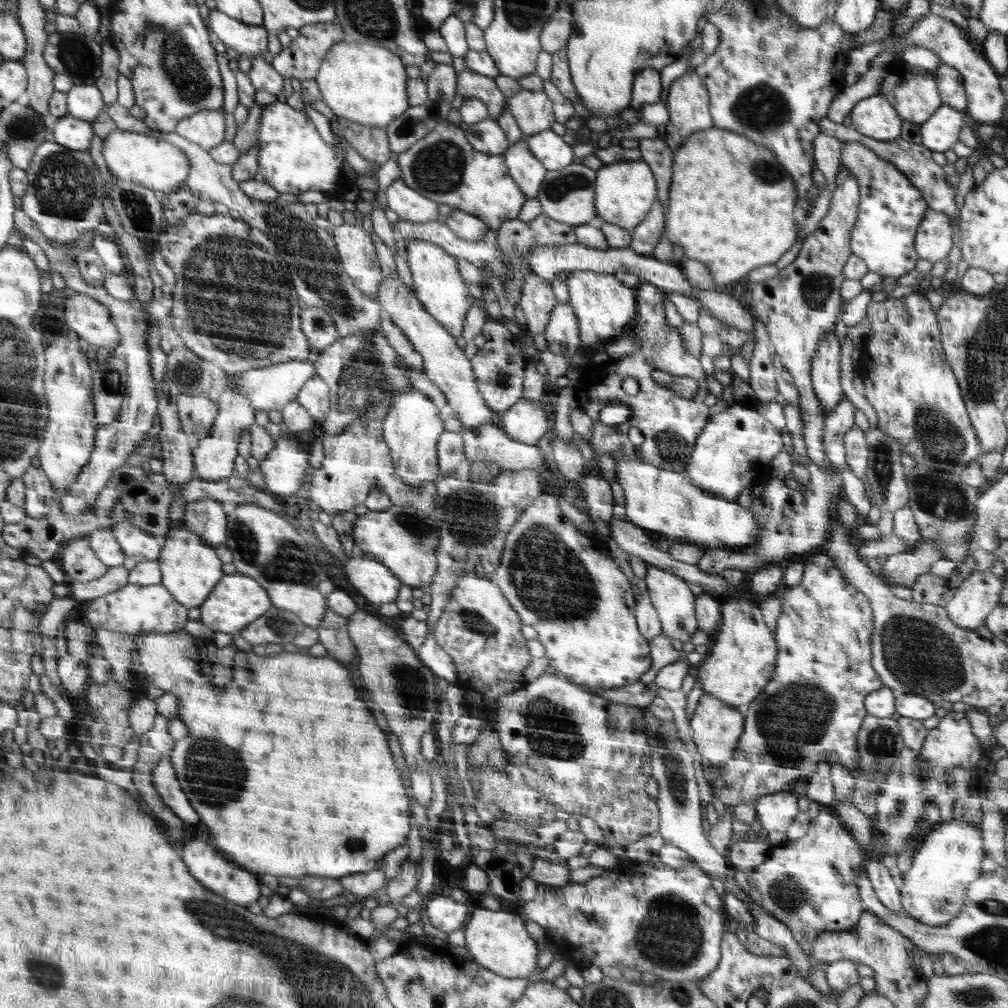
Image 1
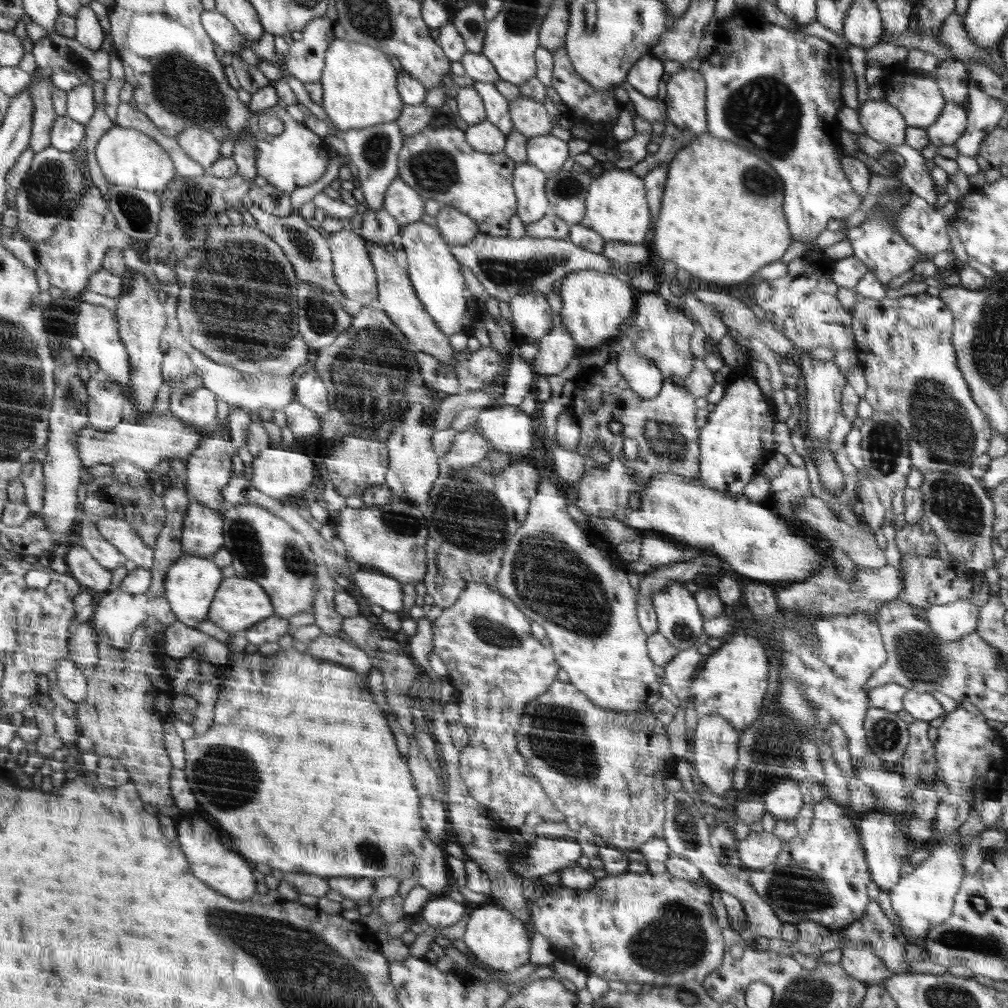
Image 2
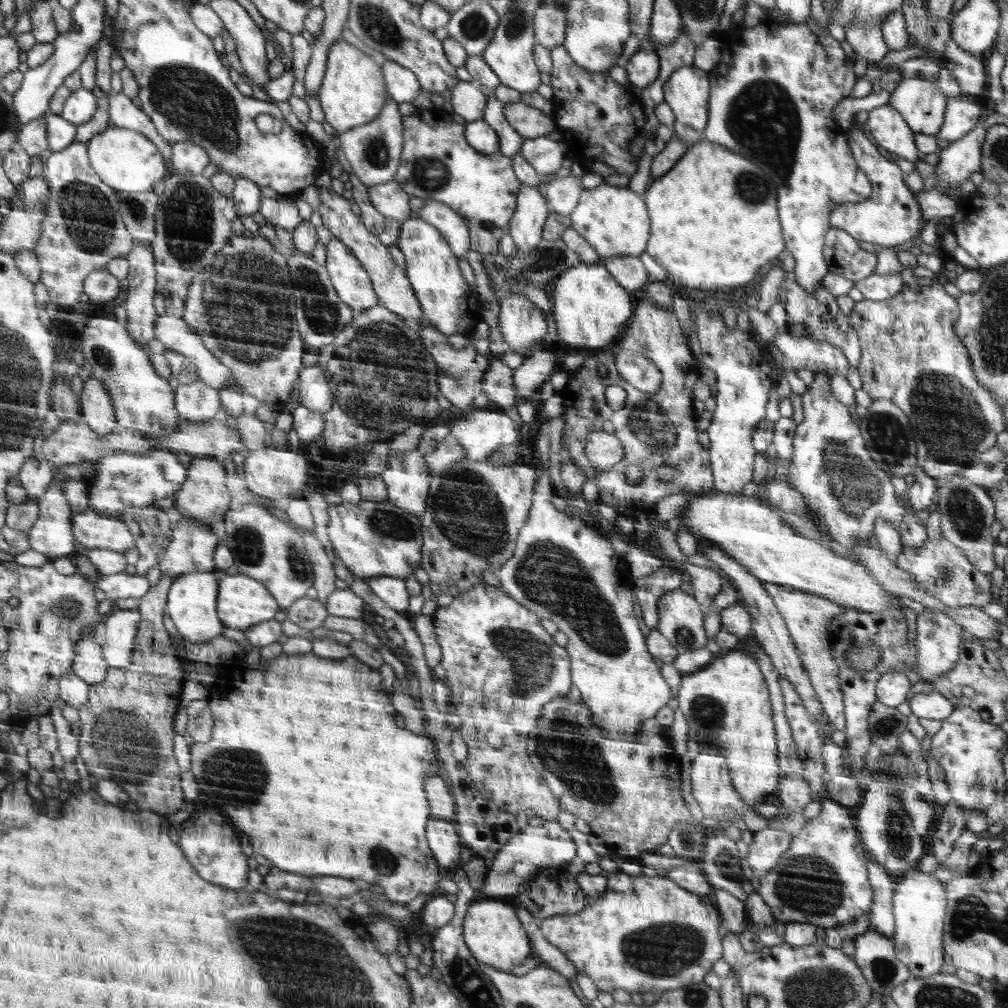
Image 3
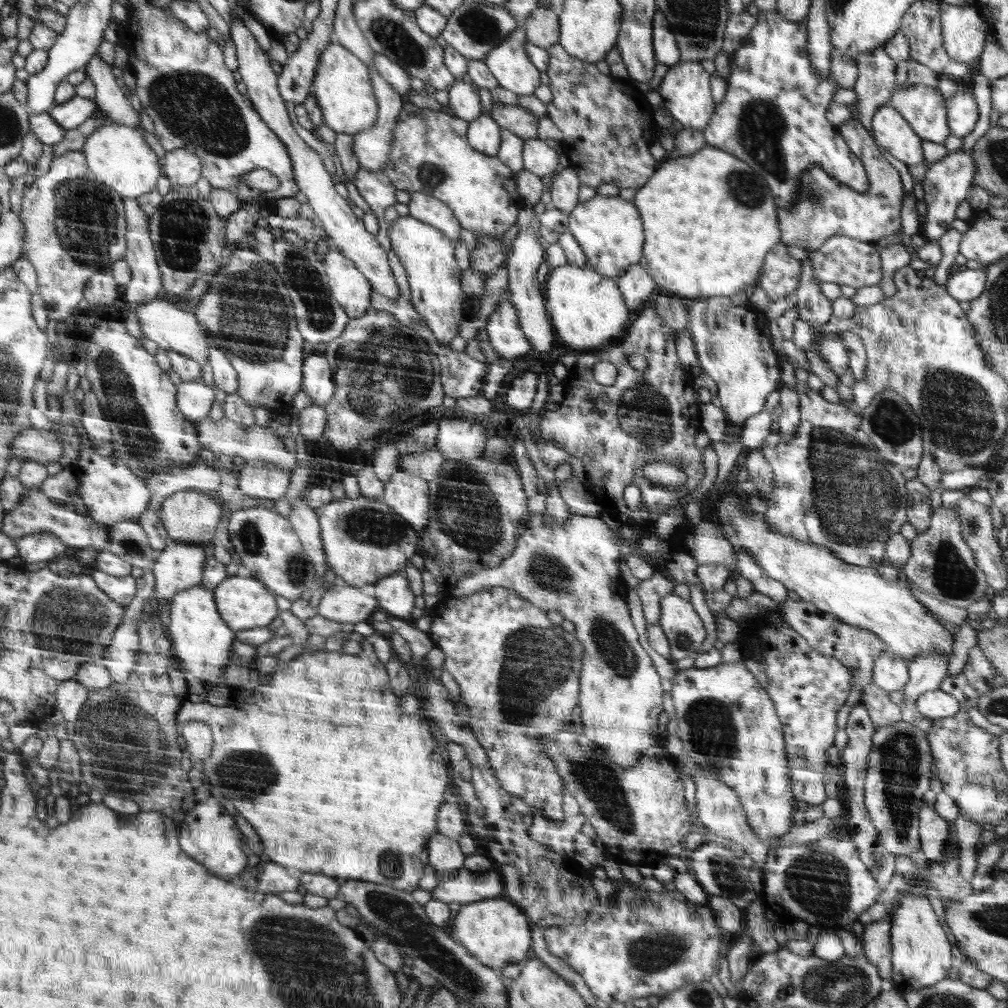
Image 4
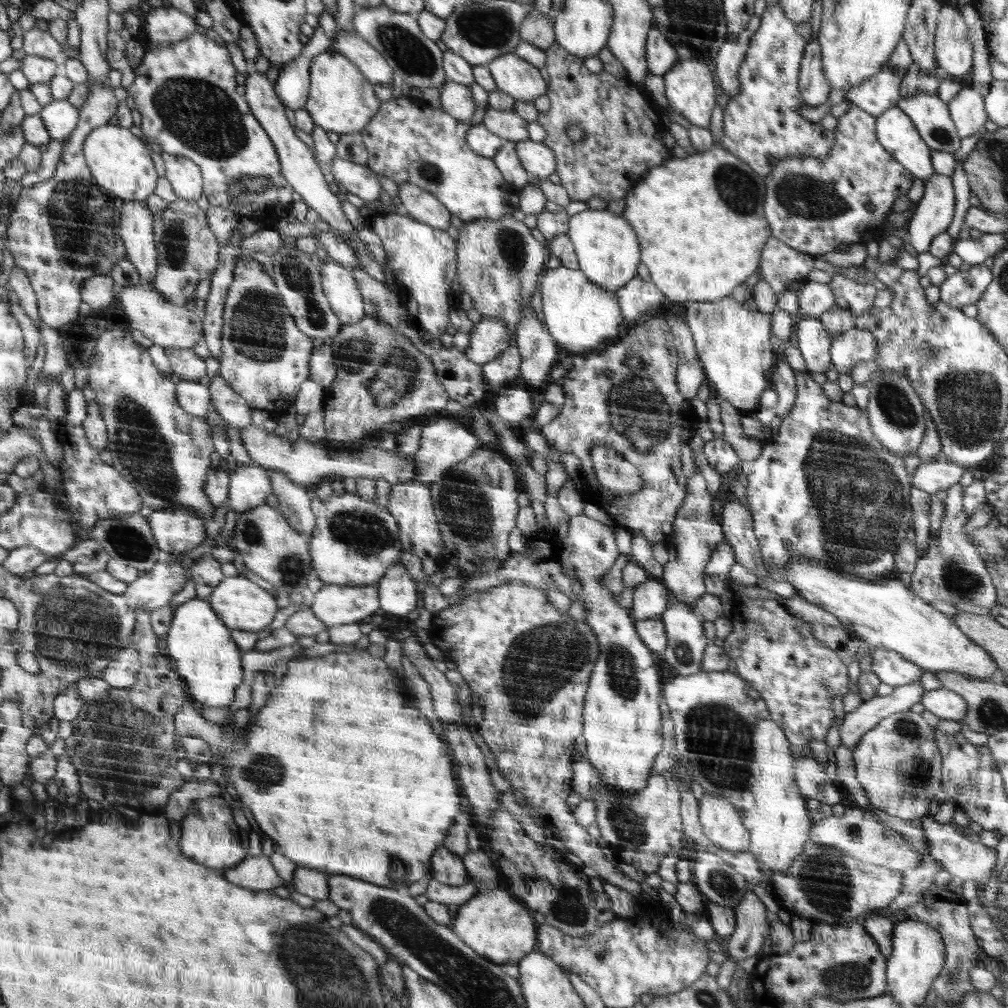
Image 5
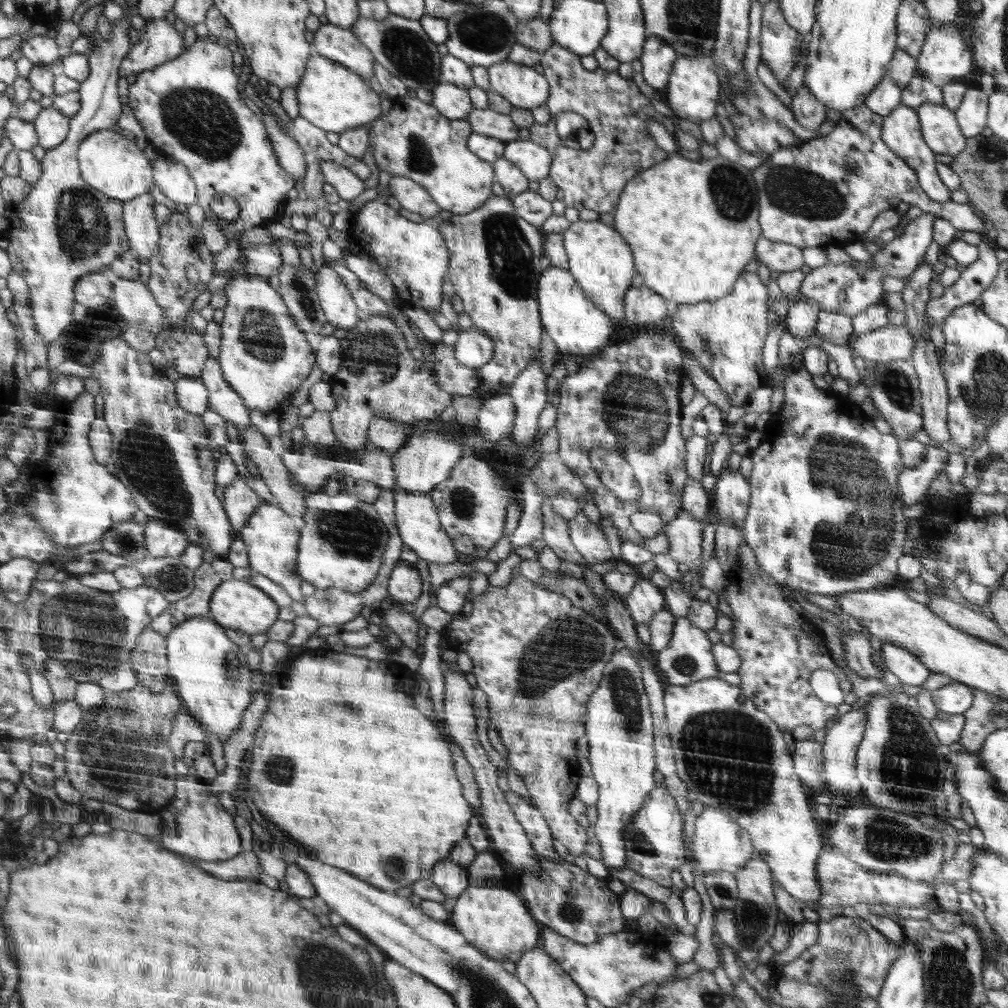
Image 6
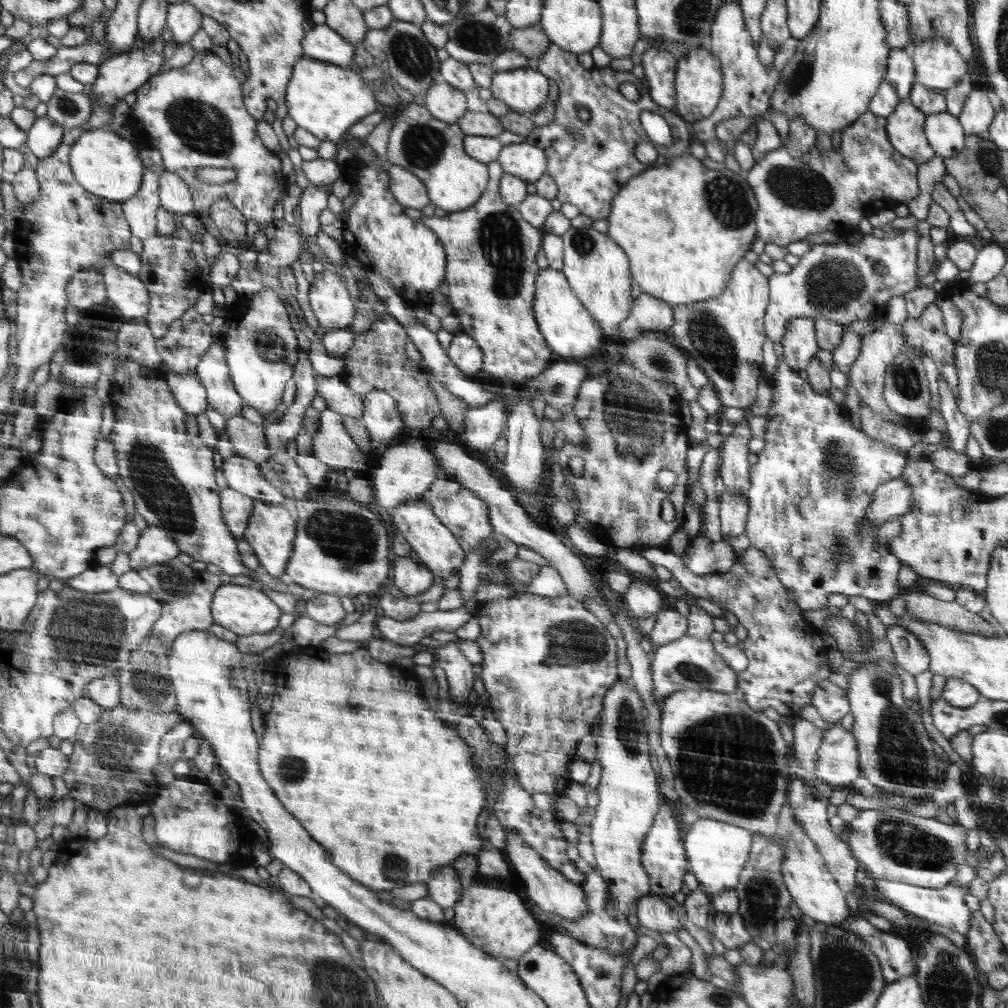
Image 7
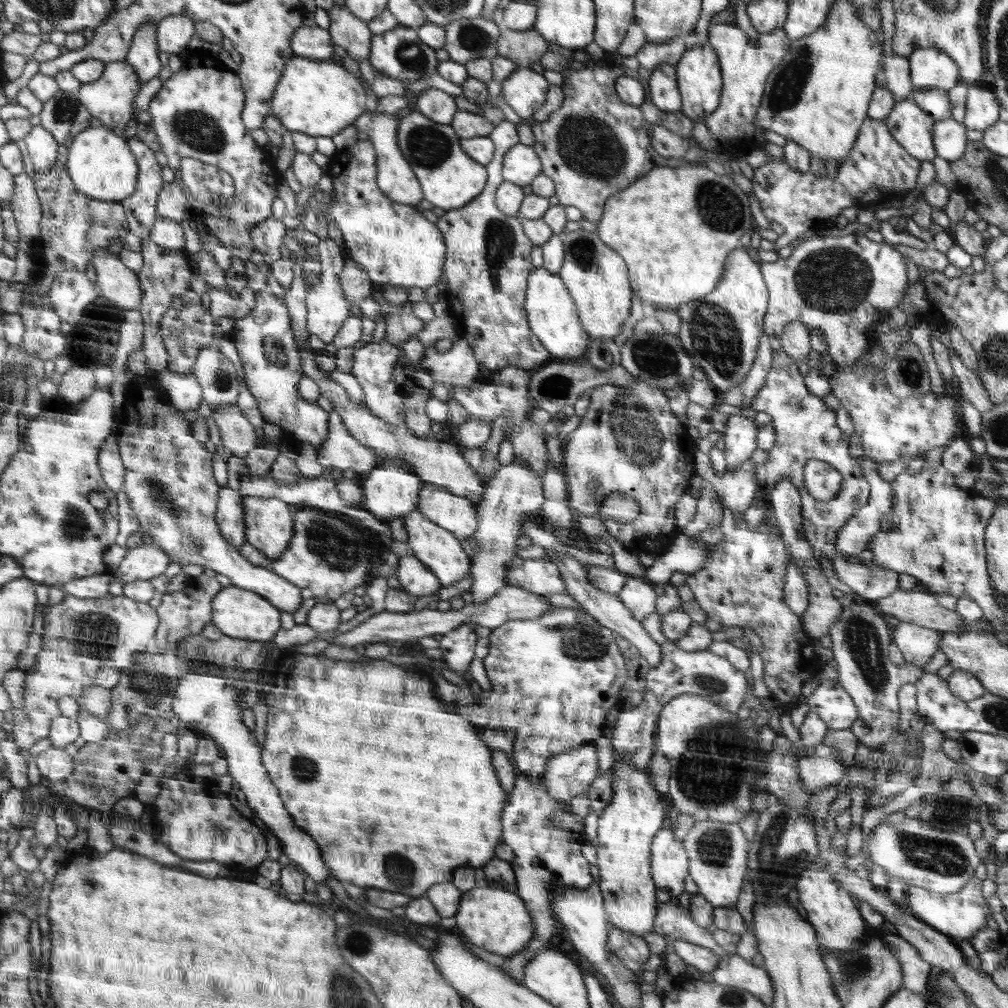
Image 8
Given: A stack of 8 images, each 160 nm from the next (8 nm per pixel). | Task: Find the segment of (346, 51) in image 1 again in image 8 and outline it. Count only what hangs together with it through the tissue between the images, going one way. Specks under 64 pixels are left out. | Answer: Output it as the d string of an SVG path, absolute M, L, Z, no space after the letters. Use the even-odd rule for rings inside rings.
M295 55L275 88L271 100L271 114L288 131L303 132L313 137L332 138L366 112L366 94L353 74L334 62L314 62L311 58Z

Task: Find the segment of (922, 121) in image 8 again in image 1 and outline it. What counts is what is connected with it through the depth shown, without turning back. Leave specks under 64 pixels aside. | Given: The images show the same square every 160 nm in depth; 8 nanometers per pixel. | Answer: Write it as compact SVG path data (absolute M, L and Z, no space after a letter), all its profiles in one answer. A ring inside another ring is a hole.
M876 94L857 102L847 123L864 136L887 141L900 136L903 120L892 104Z

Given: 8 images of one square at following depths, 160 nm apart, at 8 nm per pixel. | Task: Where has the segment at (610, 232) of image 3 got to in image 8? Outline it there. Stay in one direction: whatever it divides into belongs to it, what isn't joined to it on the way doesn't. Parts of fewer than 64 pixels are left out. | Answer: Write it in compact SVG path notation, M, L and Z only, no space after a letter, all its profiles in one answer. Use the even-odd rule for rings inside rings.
M580 229L565 231L561 236L566 255L559 275L568 292L575 299L579 309L579 319L590 338L614 338L620 334L624 320L630 314L632 289L628 282L627 263L616 254L615 249L604 244L593 232Z

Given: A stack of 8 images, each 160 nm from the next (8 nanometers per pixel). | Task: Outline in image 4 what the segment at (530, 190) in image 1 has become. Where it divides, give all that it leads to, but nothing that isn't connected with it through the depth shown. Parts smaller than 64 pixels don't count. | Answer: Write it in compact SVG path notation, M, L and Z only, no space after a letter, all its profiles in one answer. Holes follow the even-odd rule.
M530 205L524 206L515 223L518 224L518 235L514 241L512 256L507 260L508 287L512 295L507 300L510 300L518 309L519 323L522 325L528 340L531 341L531 349L536 354L544 354L550 351L554 340L556 340L556 334L545 307L544 294L539 291L538 280L536 279L538 267L542 262L545 262L545 244L540 241L537 235L541 229L540 221L536 213L534 213L534 207Z

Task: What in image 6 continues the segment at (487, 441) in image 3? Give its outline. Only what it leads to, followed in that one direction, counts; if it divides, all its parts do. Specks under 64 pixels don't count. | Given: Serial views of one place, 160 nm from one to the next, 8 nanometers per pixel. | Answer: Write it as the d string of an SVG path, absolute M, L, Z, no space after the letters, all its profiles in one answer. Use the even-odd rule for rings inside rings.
M412 430L402 449L390 455L393 471L395 472L396 484L393 490L404 489L405 491L430 493L435 487L443 483L455 468L454 464L462 456L462 442L454 436L442 436L438 432L415 434Z

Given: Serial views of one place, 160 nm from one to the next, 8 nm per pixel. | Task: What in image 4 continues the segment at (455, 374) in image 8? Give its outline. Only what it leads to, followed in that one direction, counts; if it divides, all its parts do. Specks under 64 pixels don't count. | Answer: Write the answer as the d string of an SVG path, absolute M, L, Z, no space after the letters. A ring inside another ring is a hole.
M502 300L488 317L485 327L490 344L500 357L516 359L531 349L531 341L519 323L518 309L510 300Z

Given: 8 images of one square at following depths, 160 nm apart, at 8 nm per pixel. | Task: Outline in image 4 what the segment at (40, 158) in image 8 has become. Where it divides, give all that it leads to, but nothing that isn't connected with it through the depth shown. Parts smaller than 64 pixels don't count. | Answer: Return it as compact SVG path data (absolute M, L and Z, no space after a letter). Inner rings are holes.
M74 95L68 102L55 104L48 113L55 117L55 121L67 131L88 120L96 107L97 104L94 100Z

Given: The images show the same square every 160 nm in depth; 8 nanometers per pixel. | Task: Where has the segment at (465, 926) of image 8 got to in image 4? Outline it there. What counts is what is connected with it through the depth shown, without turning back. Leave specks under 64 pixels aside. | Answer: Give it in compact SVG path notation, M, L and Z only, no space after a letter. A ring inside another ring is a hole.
M492 898L461 905L454 920L452 936L462 943L482 964L501 971L504 967L524 961L530 950L530 926L526 914L514 904Z

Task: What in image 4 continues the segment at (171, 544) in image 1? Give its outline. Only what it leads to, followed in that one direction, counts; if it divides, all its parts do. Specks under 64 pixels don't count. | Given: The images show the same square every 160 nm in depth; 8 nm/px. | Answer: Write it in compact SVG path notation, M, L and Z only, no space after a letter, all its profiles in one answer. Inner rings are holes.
M198 585L180 591L169 600L169 604L169 635L176 649L176 658L184 663L186 672L208 682L208 686L218 684L230 658L234 632L219 612L215 603L215 593Z

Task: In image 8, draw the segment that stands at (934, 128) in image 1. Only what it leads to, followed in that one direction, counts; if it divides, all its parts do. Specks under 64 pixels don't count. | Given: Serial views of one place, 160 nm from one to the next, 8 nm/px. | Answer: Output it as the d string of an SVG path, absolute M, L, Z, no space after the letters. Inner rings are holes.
M978 84L969 86L965 107L963 123L967 129L984 131L1000 120L997 97L992 90L979 87Z

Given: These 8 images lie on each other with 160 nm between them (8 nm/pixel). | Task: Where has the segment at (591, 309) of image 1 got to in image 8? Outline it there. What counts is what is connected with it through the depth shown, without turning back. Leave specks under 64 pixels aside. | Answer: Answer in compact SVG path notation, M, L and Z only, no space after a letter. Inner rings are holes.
M544 267L532 272L528 279L527 319L532 332L559 361L582 356L590 347L590 336L579 319L578 305L559 273L548 272Z

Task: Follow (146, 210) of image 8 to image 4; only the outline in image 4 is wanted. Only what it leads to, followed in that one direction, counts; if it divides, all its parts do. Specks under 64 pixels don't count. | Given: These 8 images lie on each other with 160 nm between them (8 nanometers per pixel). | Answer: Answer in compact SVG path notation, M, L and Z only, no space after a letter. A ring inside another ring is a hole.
M123 197L123 205L125 206L125 216L127 217L127 249L124 259L131 265L131 282L125 287L124 297L134 310L139 304L150 302L158 297L158 292L162 290L162 273L158 270L156 257L154 254L155 246L152 246L150 236L148 236L148 218L146 212L143 211L139 201L136 199Z

